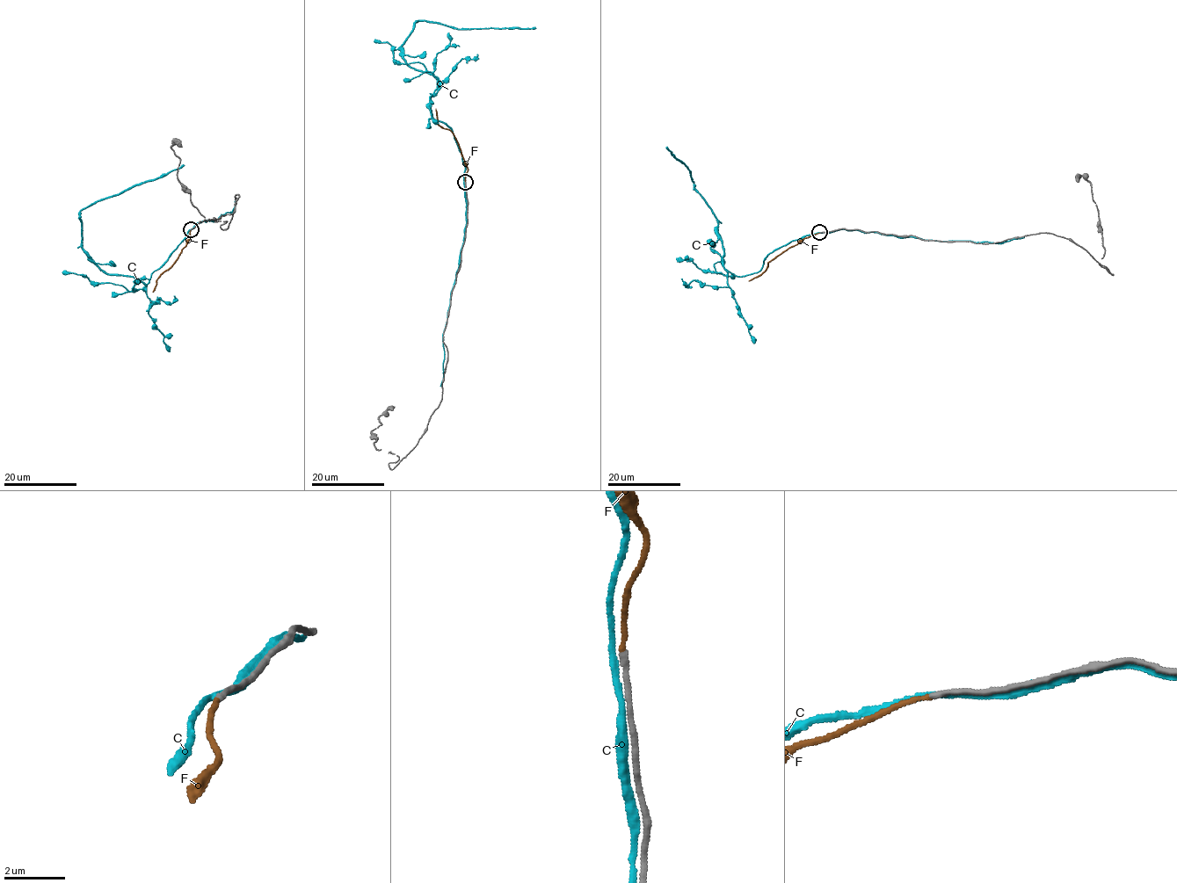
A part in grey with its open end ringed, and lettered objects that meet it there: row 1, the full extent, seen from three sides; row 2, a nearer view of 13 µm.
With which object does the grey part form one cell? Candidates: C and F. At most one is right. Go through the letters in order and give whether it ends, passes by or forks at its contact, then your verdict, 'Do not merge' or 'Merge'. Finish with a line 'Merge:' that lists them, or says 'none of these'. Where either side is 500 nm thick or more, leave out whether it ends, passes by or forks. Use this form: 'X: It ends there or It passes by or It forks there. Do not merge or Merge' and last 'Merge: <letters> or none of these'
C: It passes by. Do not merge
F: It ends there. Merge
Merge: F

